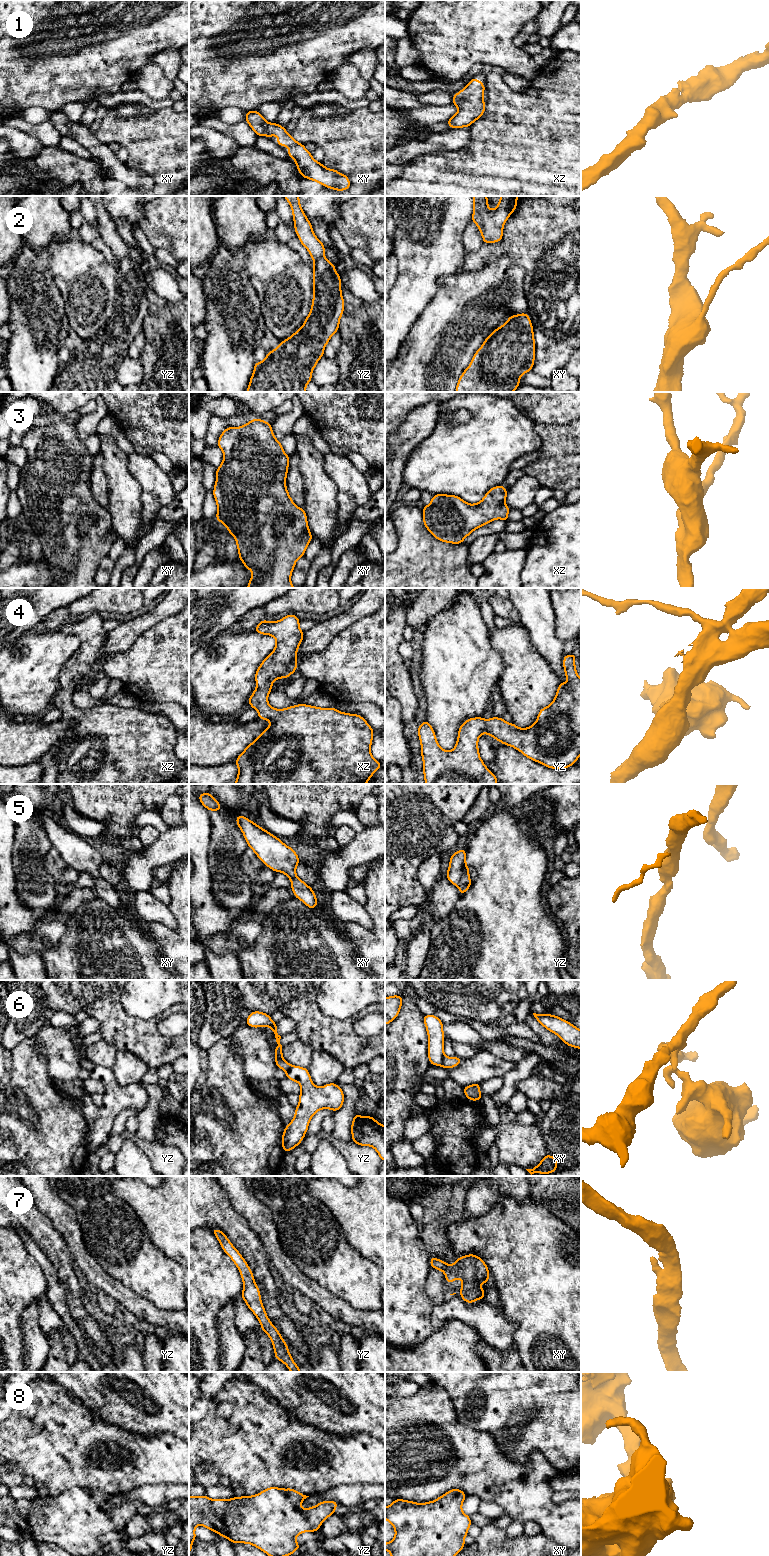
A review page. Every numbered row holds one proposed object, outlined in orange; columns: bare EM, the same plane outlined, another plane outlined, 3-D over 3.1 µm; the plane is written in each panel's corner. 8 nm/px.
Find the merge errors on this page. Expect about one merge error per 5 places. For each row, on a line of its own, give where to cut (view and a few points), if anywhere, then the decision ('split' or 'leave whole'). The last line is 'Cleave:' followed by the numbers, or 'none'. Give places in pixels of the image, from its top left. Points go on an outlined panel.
1: cut none; leave whole
2: cut none; leave whole
3: cut none; leave whole
4: cut none; leave whole
5: cut none; leave whole
6: cut xy (444, 1055), (440, 1064); split
7: cut none; leave whole
8: cut none; leave whole
Cleave: 6

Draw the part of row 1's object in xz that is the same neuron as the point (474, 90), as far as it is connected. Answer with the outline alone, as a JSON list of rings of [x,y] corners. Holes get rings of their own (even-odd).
[[[472,78],[469,83],[452,98],[452,104],[458,107],[458,112],[446,123],[454,128],[470,127],[485,112],[486,102],[483,101],[485,85]]]

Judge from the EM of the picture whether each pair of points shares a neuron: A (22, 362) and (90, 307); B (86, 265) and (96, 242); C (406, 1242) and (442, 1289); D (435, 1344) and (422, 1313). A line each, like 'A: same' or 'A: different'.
A: different
B: different
C: different
D: different

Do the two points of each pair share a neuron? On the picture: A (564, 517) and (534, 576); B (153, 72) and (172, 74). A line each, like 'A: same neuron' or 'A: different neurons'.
A: same neuron
B: different neurons

